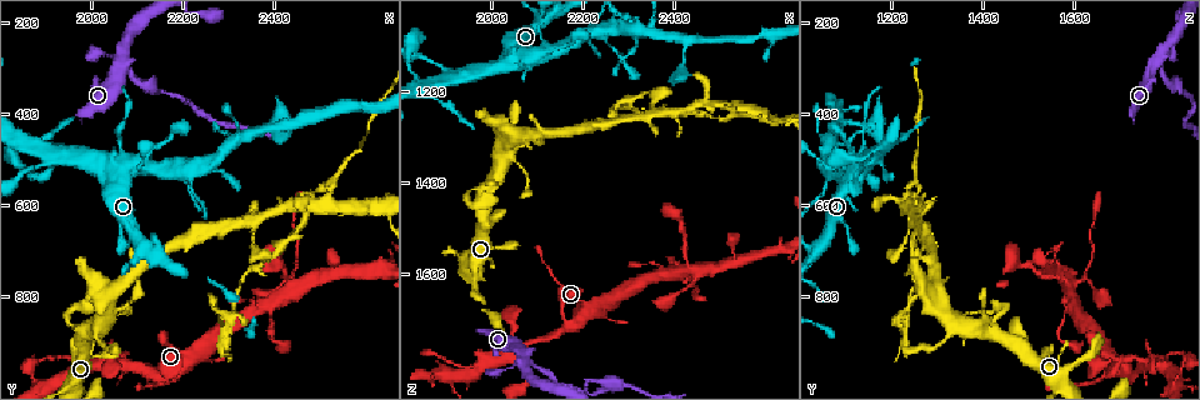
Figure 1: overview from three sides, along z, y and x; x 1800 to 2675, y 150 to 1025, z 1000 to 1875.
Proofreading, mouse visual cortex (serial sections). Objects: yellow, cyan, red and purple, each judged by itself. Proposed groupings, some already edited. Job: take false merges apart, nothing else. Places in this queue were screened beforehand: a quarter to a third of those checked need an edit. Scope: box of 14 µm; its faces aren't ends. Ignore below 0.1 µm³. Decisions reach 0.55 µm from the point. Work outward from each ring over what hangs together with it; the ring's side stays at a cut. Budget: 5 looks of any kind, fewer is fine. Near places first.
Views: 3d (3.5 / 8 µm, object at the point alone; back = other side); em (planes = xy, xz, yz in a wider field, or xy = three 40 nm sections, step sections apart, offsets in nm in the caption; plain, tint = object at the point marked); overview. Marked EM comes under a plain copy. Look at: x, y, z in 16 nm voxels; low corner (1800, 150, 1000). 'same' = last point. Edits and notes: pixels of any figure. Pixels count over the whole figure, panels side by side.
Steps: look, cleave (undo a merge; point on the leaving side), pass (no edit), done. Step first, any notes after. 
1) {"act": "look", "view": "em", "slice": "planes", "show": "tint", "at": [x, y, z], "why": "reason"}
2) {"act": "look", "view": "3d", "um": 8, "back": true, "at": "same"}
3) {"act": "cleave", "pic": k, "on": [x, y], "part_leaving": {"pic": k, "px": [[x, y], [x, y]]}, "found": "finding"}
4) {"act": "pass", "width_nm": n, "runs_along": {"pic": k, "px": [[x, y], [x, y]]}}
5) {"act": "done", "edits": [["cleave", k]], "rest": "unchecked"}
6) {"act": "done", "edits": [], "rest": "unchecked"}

{"act": "look", "view": "3d", "um": 8, "at": [2170, 955, 1710], "why": "small branch off a trunk"}

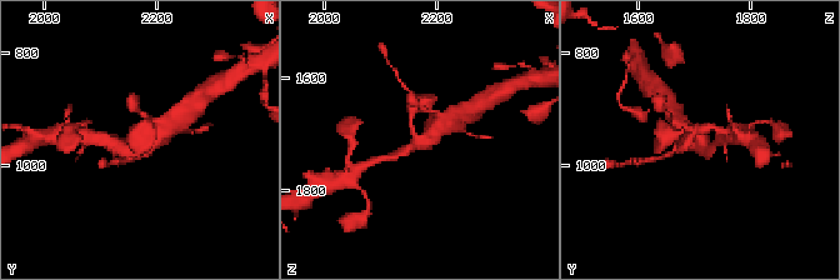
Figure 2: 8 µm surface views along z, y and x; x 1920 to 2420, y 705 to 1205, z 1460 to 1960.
{"act": "look", "view": "3d", "um": 3.5, "at": [2170, 950, 1715]}

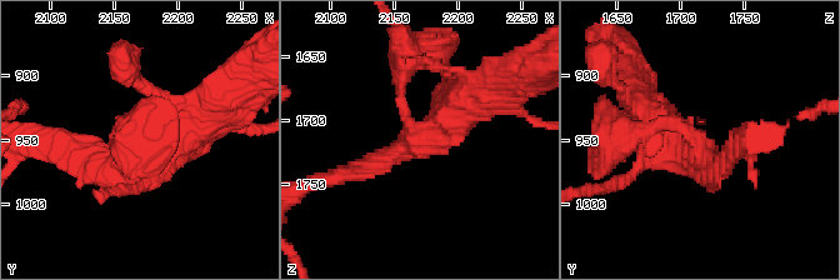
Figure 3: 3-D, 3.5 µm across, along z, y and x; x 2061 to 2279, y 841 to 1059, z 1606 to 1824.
{"act": "pass", "runs_along": {"pic": 3, "px": [[401, 74], [416, 135], [481, 96]]}, "found": "one cell here"}

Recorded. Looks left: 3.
{"act": "look", "view": "3d", "um": 8, "at": [1925, 485, 1170], "why": "two arms in line, one across"}

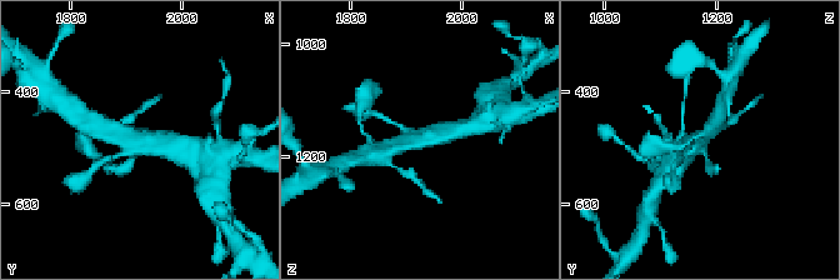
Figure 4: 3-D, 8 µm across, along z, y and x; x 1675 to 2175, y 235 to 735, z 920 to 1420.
{"act": "look", "view": "3d", "um": 3.5, "at": [1925, 490, 1170], "why": "zoom in"}

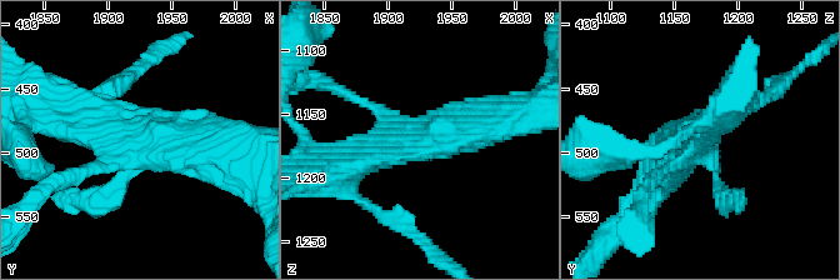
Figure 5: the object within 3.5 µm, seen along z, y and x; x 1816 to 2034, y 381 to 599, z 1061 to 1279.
{"act": "look", "view": "em", "slice": "planes", "show": "tint", "at": [1926, 492, 1170], "why": "now the EM"}

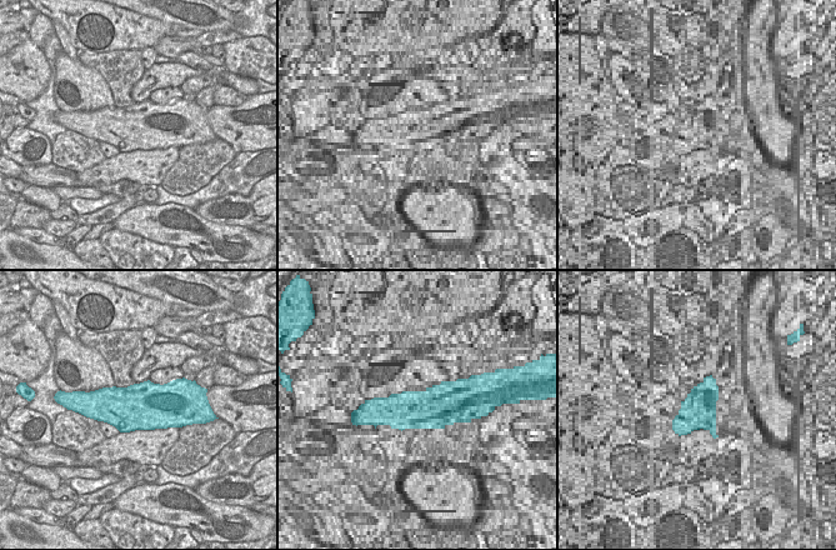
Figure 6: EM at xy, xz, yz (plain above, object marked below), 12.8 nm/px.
{"act": "pass", "runs_along": {"pic": 5, "px": [[495, 119], [434, 141], [343, 160]]}, "found": "continuous, no second cell"}

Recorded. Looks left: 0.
{"act": "done", "edits": [], "rest": "unchecked"}

